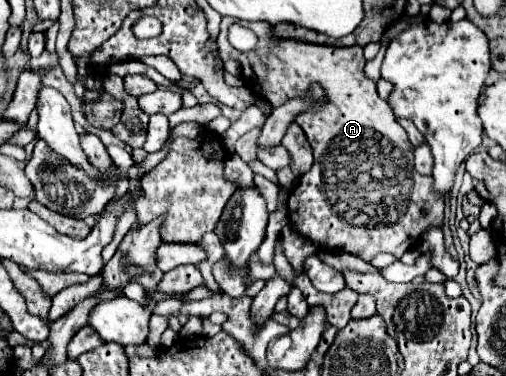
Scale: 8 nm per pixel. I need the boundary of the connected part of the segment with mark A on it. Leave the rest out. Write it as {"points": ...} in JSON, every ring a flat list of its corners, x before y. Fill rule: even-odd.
{"points":[[223,17,223,21,221,21,221,33,219,33,219,37,217,37,219,57,221,57,221,61,235,59,235,61,241,63,241,75,243,75,247,87,249,87,251,91,259,93,257,97,263,97,263,99,267,99,273,107,279,107,279,105,283,105,285,101,289,101,289,99,293,99,293,97,305,95,305,91,311,87,311,83,323,85,323,89,325,89,325,93,327,93,327,107,313,109,313,111,307,111,307,113,303,113,303,115,297,117,297,123,299,123,299,127,303,129,303,133,305,133,305,137,307,137,307,141,309,141,309,145,311,145,311,149,313,149,313,157,315,157,313,167,311,167,305,175,299,177,295,189,289,193,289,203,287,203,287,205,289,205,289,219,291,219,291,223,299,229,301,235,305,235,309,241,313,241,315,245,319,245,319,247,323,247,323,249,325,249,325,247,327,247,327,249,341,249,341,251,345,251,345,253,359,255,361,259,369,261,369,259,373,259,373,257,379,255,379,253,391,253,395,259,401,259,401,255,403,255,405,251,409,251,411,247,417,245,421,233,425,233,425,231,431,229,431,227,443,227,443,209,445,209,443,195,439,195,439,191,433,189,433,179,431,179,431,177,423,177,423,175,419,175,419,173,415,171,415,167,411,167,413,145,411,145,409,139,407,139,405,129,397,123,397,119,395,119,395,115,393,115,389,103,383,101,383,99,377,95,375,83,365,75,365,71,363,71,363,67,365,67,363,47,359,47,359,45,355,45,355,47,325,47,325,45,311,45,311,43,291,41,291,39,281,39,281,41,277,43,275,39,271,39,271,29,273,29,273,27,271,27,269,23,247,23,247,21,241,21,241,25,243,25,243,27,249,27,249,29,257,35,257,39,259,39,257,45,255,45,251,51,241,53,241,51,237,51,235,47,231,47,231,43,227,41,227,29,229,29,229,25,233,25,233,23,237,23,237,21,231,19,231,17],[423,209,427,211,427,215,421,215]]}

